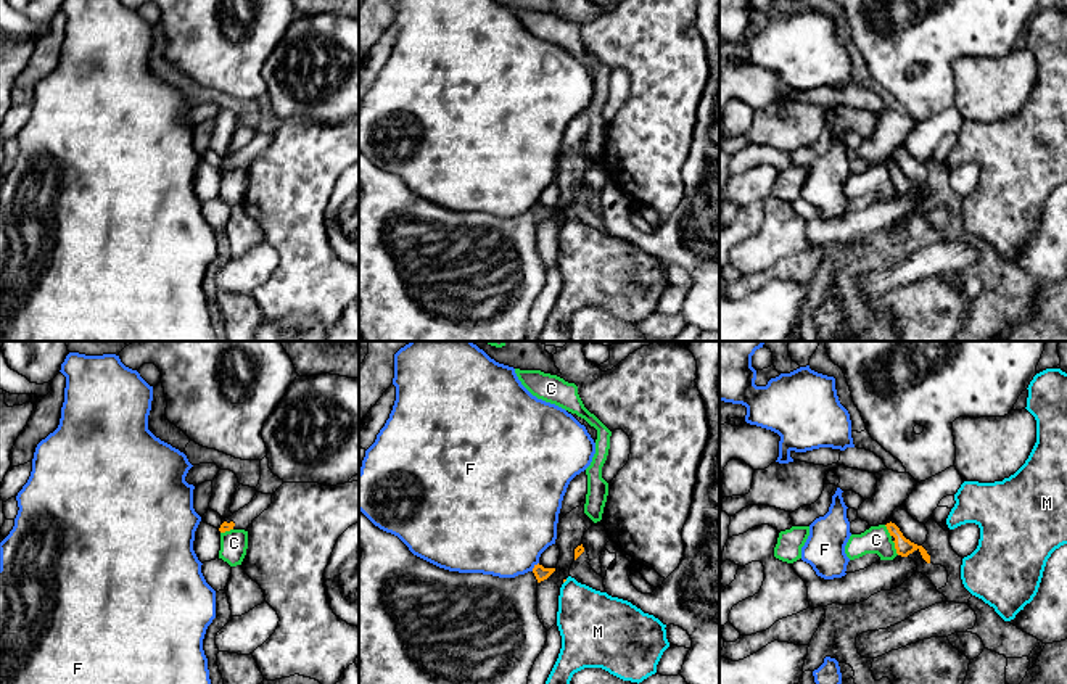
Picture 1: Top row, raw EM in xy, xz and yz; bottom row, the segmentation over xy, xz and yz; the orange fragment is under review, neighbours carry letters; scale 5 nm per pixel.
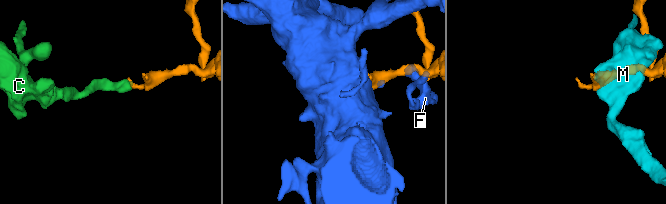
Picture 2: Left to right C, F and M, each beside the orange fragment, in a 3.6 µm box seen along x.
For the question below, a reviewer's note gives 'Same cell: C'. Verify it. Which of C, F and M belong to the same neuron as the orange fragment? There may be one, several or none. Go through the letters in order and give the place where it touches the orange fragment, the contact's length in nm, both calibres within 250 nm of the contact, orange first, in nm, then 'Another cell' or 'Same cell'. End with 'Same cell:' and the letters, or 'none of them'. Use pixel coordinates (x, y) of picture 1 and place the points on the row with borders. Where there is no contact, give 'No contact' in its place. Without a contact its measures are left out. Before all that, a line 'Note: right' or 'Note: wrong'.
Note: wrong
C: Touches orange at yz (895, 548). Shared border 80 nm. Thickness 90 nm (orange) against 140 nm. Another cell
F: Touches orange at xz (535, 567). Shared border 60 nm. Thickness 70 nm (orange) against 460 nm. Another cell
M: No contact. Another cell
Same cell: none of them

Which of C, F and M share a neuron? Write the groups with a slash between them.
C / F / M

